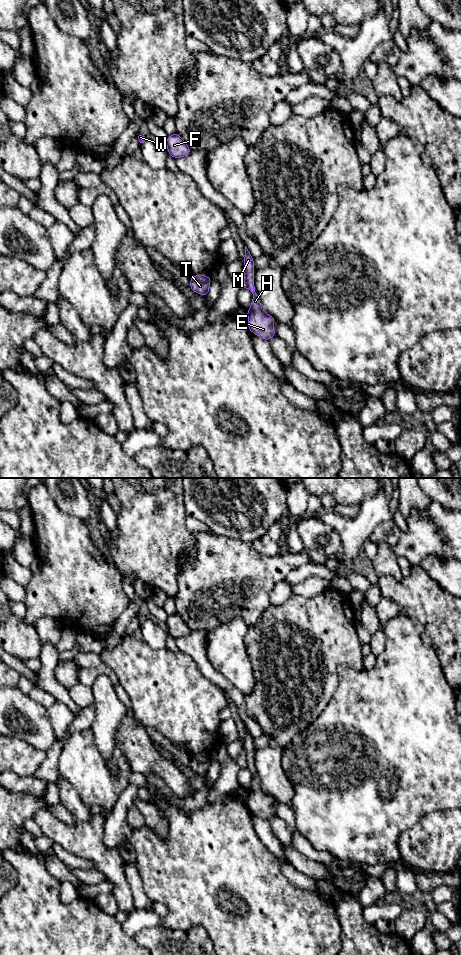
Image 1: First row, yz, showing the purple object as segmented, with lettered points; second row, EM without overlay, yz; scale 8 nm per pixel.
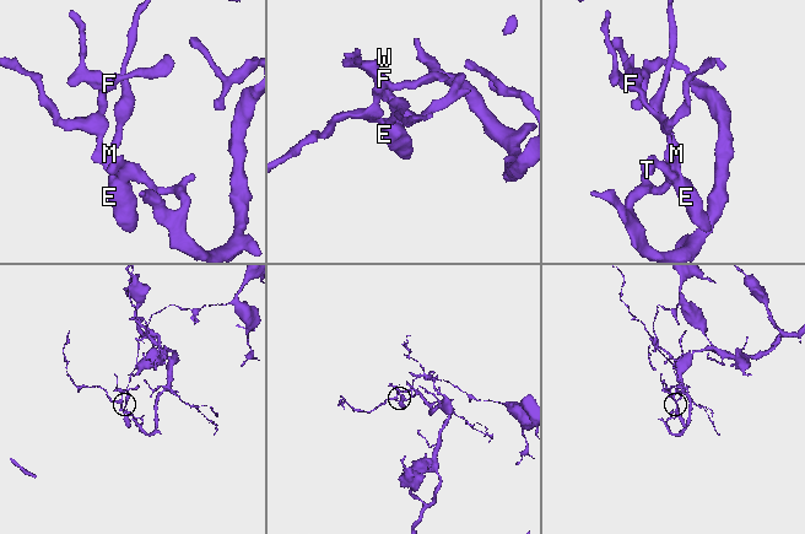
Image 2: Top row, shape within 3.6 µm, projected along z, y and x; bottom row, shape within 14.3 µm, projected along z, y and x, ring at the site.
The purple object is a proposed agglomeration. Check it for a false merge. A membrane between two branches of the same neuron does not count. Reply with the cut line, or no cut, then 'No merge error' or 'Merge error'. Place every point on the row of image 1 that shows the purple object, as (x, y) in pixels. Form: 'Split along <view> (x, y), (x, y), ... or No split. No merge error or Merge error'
Split along yz (244, 268), (248, 286). Merge error

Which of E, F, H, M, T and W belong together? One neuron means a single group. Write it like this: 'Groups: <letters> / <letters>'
Groups: E H M / F T W

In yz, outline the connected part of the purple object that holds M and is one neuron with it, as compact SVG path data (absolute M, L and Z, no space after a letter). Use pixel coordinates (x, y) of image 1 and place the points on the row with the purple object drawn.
M246 246L243 263L247 276L248 289L253 295L251 306L247 310L248 329L258 337L269 341L274 335L277 335L273 327L273 324L277 320L262 310L261 302L254 285L254 258L251 256Z

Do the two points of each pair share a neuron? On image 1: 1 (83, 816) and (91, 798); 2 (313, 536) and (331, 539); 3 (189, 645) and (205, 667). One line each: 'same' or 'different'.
1: different
2: same
3: same

